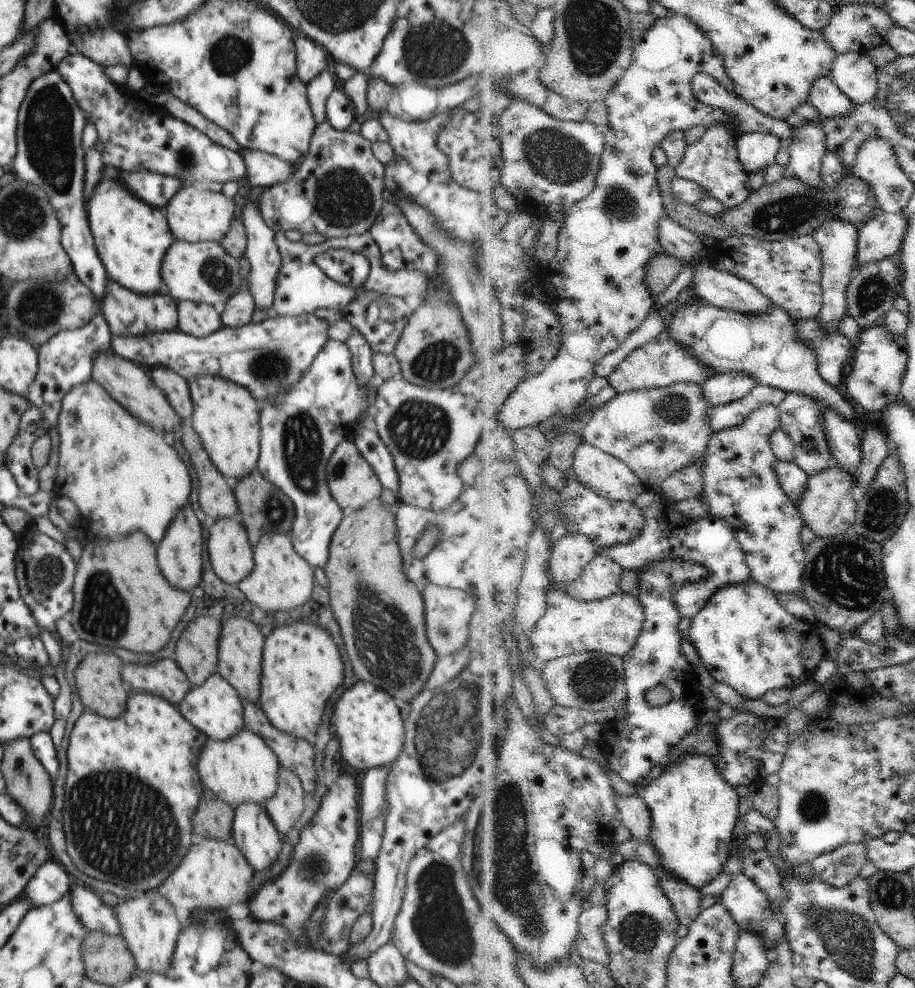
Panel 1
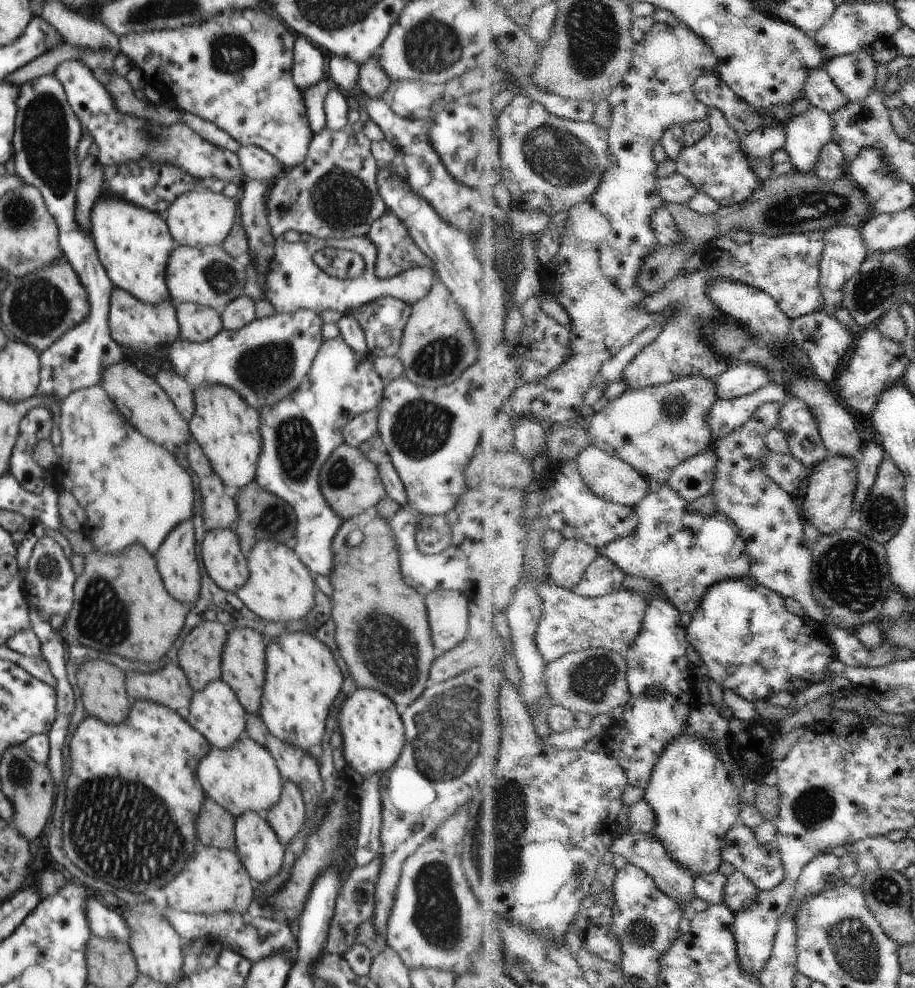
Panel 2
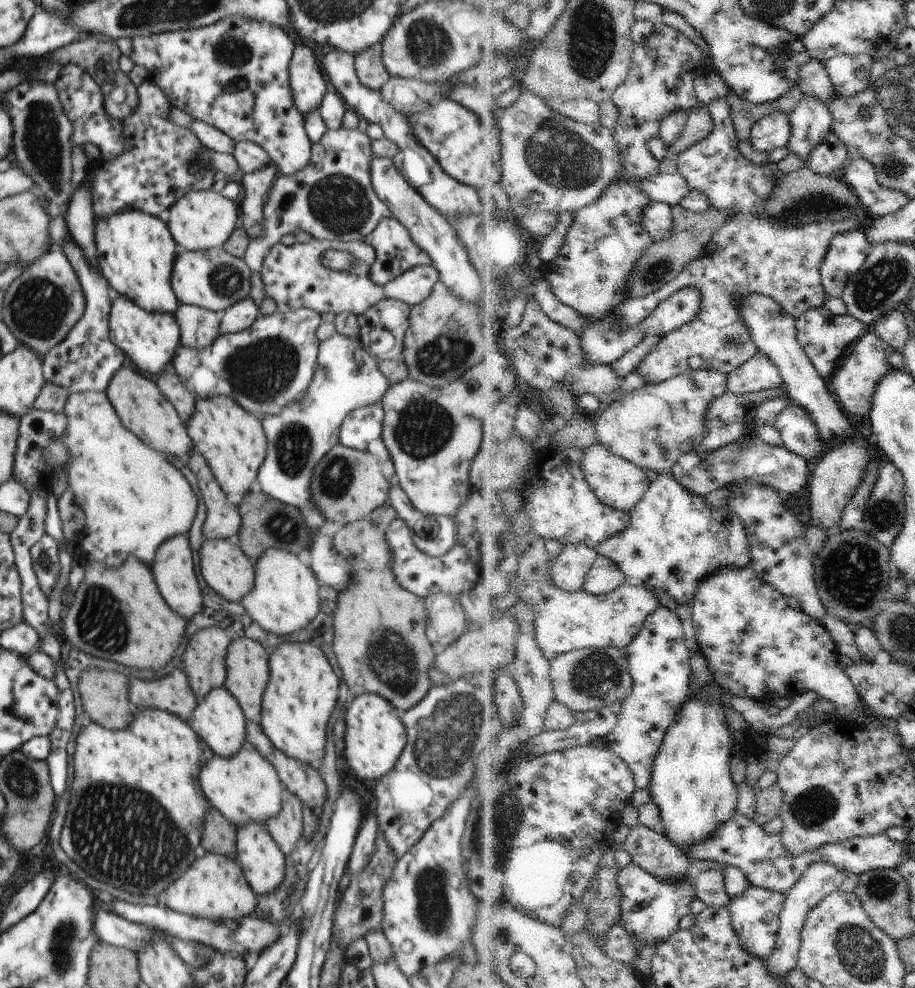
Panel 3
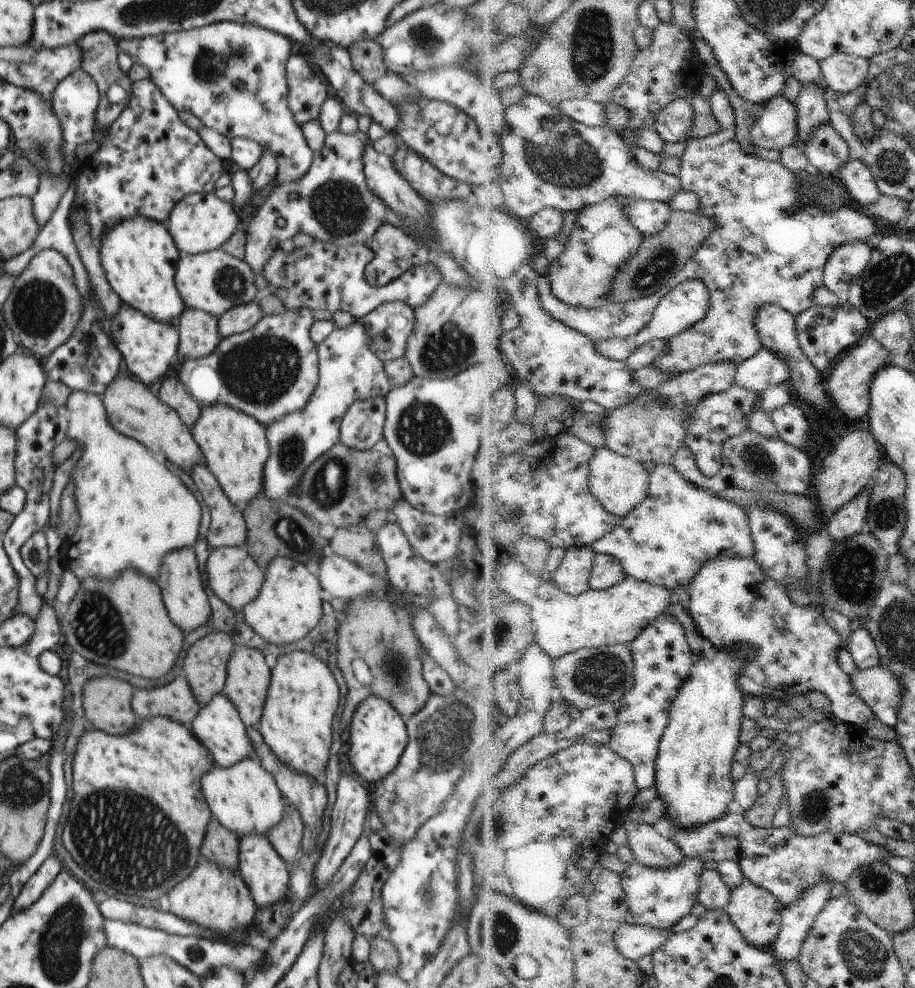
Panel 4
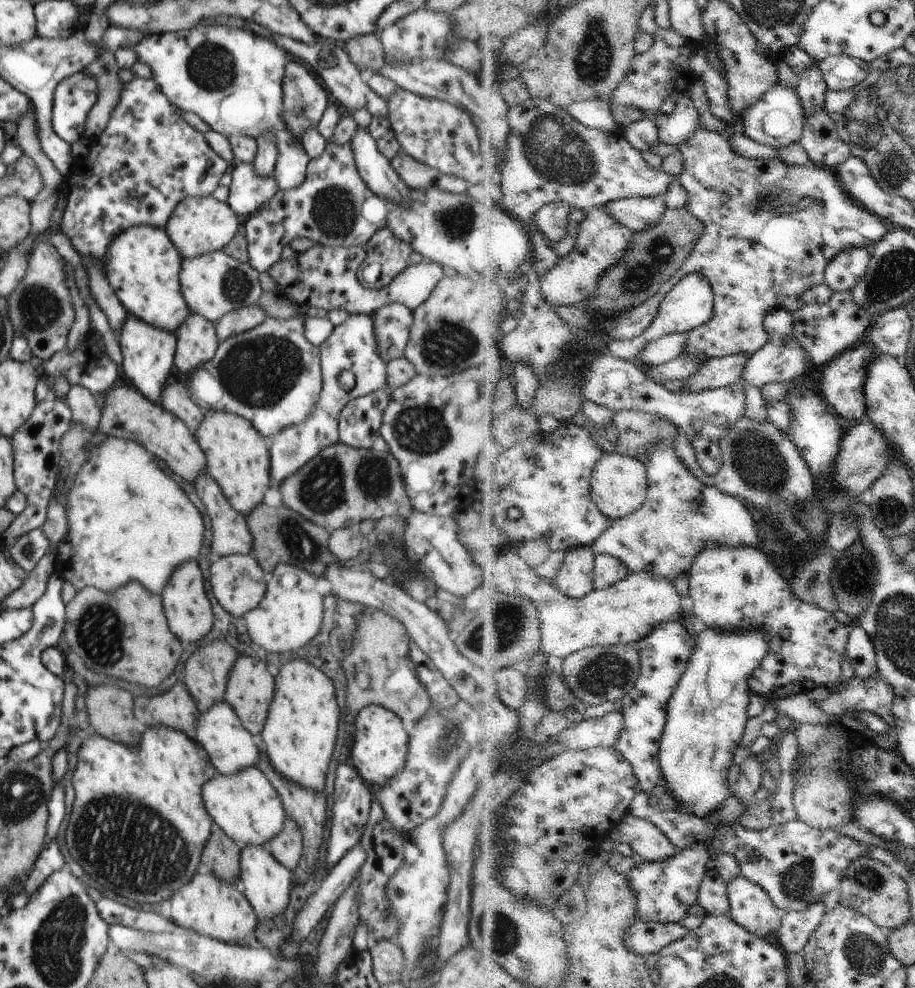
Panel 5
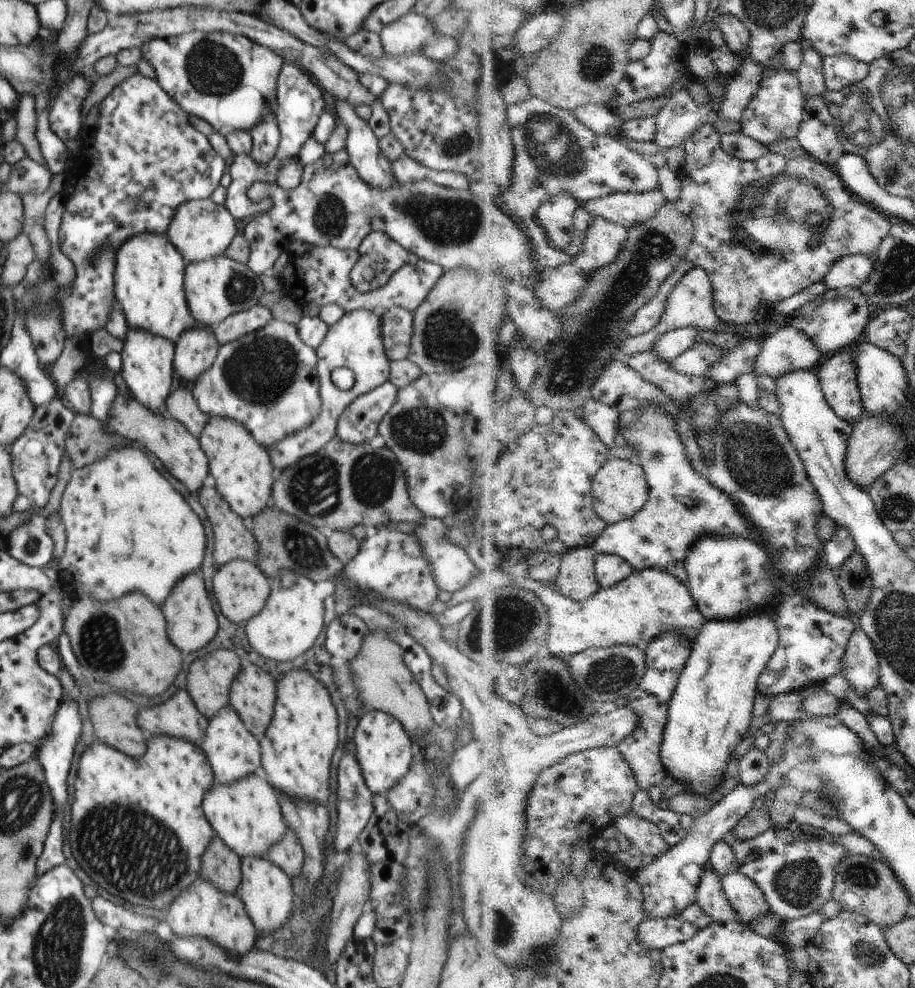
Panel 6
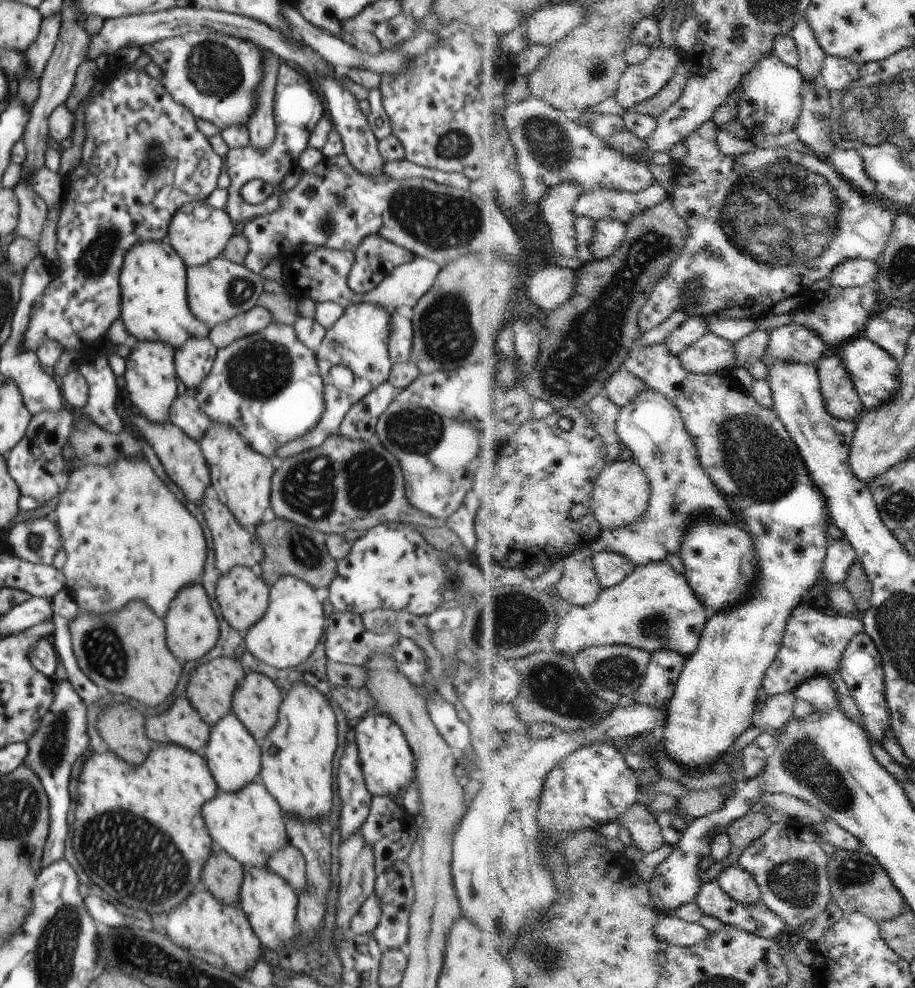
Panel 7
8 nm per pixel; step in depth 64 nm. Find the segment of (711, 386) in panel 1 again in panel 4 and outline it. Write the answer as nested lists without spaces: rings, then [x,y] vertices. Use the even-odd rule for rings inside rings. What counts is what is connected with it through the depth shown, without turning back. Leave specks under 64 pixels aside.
[[[764,348],[753,359],[739,366],[735,384],[764,393],[778,385],[785,387],[791,380],[792,371],[783,358]]]

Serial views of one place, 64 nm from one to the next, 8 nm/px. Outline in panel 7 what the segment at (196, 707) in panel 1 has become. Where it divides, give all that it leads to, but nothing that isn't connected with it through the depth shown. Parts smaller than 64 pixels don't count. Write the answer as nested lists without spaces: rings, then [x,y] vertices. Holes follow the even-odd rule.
[[[230,711],[210,727],[204,757],[220,791],[234,792],[249,782],[260,779],[260,743],[248,732],[234,711]]]

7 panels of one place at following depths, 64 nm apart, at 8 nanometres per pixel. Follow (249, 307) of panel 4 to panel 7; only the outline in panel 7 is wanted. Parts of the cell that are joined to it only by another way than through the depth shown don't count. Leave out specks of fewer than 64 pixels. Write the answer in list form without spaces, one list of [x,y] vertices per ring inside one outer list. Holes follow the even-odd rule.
[[[256,305],[249,311],[236,315],[214,326],[209,331],[209,339],[218,347],[224,348],[235,340],[264,330],[272,322],[271,312]]]

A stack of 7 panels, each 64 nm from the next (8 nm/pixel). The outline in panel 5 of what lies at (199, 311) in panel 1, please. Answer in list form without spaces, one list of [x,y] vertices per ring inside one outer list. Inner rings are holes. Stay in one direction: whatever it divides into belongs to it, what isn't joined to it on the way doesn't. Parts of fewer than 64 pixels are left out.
[[[190,312],[185,321],[177,328],[177,349],[175,352],[175,365],[180,372],[189,372],[208,362],[217,351],[219,340],[217,337],[216,323],[211,323],[205,316]]]

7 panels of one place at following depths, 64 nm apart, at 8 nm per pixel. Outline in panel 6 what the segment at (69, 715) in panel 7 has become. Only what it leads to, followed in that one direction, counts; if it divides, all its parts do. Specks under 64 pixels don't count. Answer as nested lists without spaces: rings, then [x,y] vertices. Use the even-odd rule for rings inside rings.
[[[63,694],[61,699],[61,706],[58,709],[57,715],[54,717],[53,726],[50,729],[49,735],[43,737],[43,740],[36,745],[37,752],[35,755],[40,759],[43,764],[45,774],[42,777],[46,777],[46,784],[51,790],[50,794],[53,796],[54,805],[57,806],[54,809],[54,820],[49,826],[49,833],[46,837],[42,854],[37,860],[36,878],[41,877],[45,872],[48,872],[54,867],[64,865],[66,858],[64,857],[64,838],[62,837],[62,805],[68,800],[68,792],[66,790],[66,778],[68,778],[68,772],[70,772],[70,766],[72,766],[72,758],[74,758],[74,748],[76,743],[80,740],[80,733],[82,732],[82,719],[78,713],[78,707],[76,700],[68,702],[66,696]]]

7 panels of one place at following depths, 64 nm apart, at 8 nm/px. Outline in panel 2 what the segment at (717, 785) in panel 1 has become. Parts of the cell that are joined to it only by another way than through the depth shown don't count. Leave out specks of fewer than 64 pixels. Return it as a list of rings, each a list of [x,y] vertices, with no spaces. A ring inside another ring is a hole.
[[[686,732],[676,736],[662,756],[661,762],[657,764],[653,779],[645,792],[644,798],[653,804],[657,814],[654,833],[669,849],[674,860],[691,870],[696,878],[718,872],[725,862],[723,851],[727,845],[726,839],[741,819],[744,806],[740,804],[742,790],[732,782],[726,764],[716,756],[714,746],[709,746],[704,740],[690,738]]]

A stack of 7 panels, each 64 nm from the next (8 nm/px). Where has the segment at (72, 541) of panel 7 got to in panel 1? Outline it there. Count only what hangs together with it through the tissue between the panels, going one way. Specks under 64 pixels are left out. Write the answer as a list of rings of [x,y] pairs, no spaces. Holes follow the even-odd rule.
[[[94,379],[74,385],[61,400],[57,416],[59,434],[59,463],[57,496],[68,496],[78,507],[89,532],[100,538],[120,538],[134,530],[142,530],[158,544],[162,532],[166,532],[174,512],[189,503],[192,486],[188,467],[182,457],[164,439],[164,433],[143,423],[137,416],[128,412],[106,389]]]

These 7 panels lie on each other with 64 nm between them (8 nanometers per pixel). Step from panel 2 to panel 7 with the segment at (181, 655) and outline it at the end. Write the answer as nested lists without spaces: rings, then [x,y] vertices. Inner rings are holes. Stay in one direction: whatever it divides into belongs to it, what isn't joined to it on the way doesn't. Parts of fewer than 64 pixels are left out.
[[[227,656],[216,657],[210,662],[204,662],[192,671],[186,694],[202,720],[212,726],[232,711],[233,692],[241,683],[245,672],[246,670],[239,660]]]

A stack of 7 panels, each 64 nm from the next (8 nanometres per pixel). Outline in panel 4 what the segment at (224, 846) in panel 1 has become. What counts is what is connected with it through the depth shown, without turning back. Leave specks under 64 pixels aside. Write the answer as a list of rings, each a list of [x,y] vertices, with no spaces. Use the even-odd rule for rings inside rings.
[[[200,858],[194,870],[191,870],[179,884],[175,884],[167,894],[170,911],[174,914],[198,923],[203,929],[210,929],[226,936],[240,929],[252,928],[258,909],[250,889],[238,874],[238,868],[233,871],[204,858]]]

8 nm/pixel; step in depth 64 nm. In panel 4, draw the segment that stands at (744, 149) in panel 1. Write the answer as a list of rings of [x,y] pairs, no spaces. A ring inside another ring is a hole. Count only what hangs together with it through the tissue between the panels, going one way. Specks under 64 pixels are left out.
[[[784,91],[770,103],[754,122],[751,138],[757,146],[768,150],[784,150],[796,144],[799,135],[799,114],[796,102],[784,98]]]

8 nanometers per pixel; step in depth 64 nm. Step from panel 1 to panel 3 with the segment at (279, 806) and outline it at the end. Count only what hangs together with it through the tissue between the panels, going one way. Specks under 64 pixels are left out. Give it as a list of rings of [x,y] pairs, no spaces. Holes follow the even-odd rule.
[[[286,792],[279,813],[264,824],[283,853],[290,855],[303,836],[303,804],[297,794]]]

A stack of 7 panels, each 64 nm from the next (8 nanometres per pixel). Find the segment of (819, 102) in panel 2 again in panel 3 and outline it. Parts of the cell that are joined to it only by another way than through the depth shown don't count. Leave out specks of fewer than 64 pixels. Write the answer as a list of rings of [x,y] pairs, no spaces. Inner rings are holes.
[[[814,59],[812,63],[805,65],[801,72],[800,86],[804,94],[819,98],[828,106],[839,98],[836,85],[825,63],[818,59]]]

